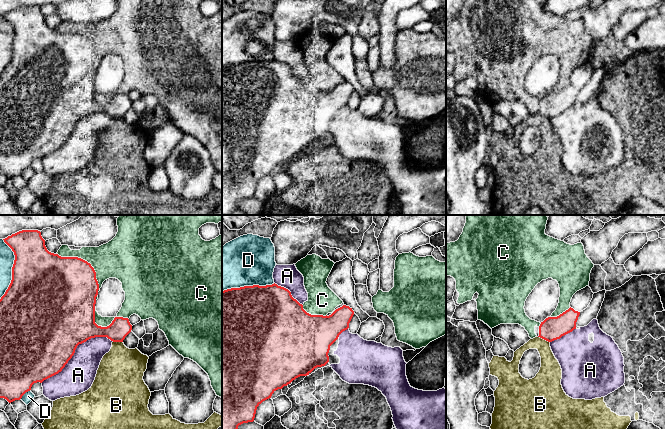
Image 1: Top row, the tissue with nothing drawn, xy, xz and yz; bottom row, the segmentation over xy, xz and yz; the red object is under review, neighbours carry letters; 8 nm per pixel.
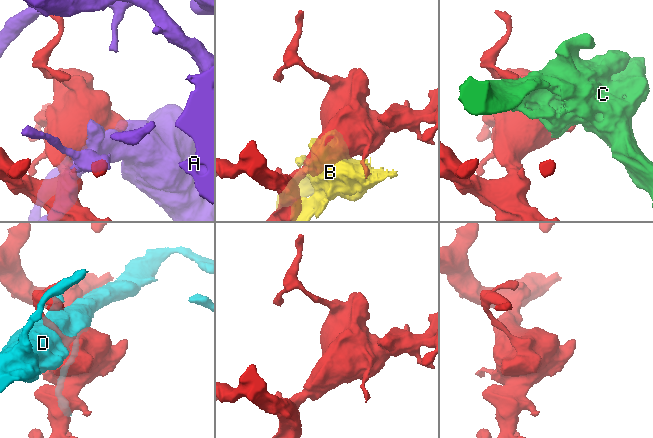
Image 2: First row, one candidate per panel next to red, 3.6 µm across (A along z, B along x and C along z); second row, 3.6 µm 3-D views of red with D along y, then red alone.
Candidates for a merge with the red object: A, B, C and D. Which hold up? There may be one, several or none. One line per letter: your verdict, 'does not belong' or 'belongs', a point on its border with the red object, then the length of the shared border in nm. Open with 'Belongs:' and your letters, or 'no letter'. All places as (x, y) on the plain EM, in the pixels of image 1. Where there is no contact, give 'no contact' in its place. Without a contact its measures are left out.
Belongs: no letter
A: does not belong | xy (75, 125) | 650 nm
B: does not belong | yz (544, 115) | 110 nm
C: does not belong | xy (86, 37) | 460 nm
D: does not belong | xz (248, 62) | 420 nm

